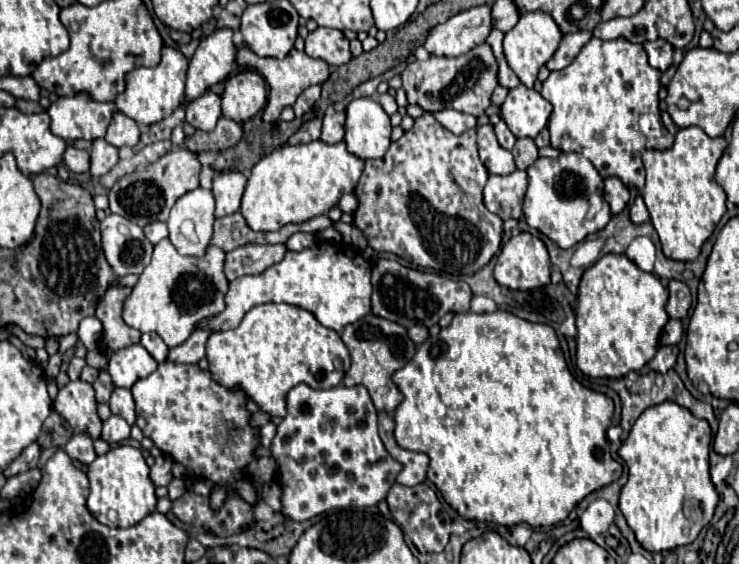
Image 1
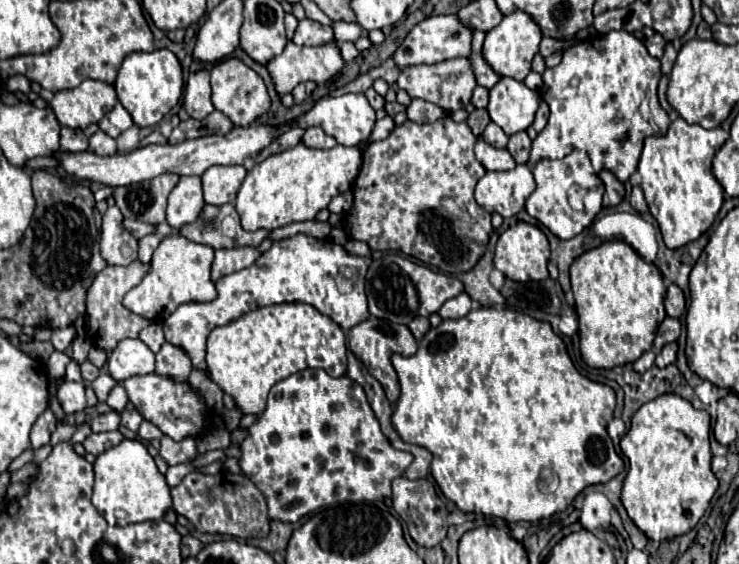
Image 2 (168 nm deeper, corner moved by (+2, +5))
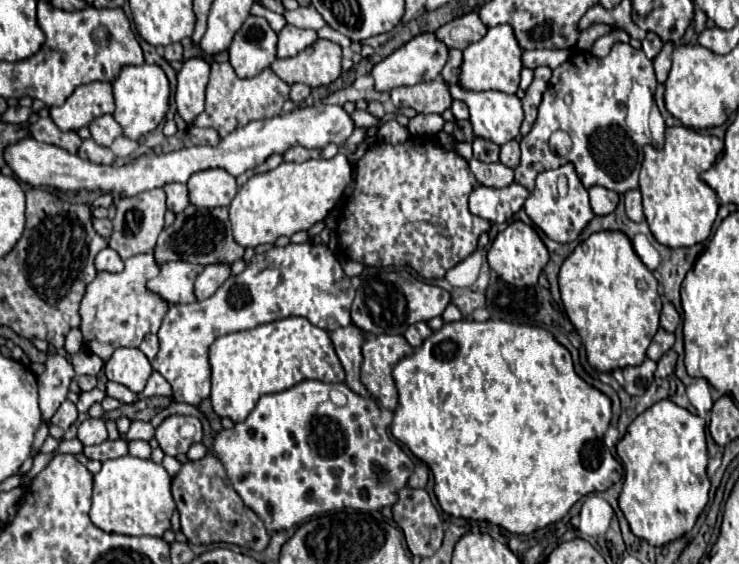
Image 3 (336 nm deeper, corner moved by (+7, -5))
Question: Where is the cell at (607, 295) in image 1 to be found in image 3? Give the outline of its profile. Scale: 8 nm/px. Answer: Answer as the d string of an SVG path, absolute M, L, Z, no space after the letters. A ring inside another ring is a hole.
M600 231L582 241L562 263L558 283L566 315L582 339L592 369L610 373L646 359L646 349L658 331L662 301L656 277L644 267L624 233ZM640 279L648 283L646 291L636 287Z

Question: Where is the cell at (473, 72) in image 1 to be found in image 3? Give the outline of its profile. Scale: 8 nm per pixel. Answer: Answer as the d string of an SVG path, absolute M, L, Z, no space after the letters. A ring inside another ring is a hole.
M422 81L412 87L396 87L390 91L396 109L412 107L416 113L444 113L452 107L452 95L446 81Z

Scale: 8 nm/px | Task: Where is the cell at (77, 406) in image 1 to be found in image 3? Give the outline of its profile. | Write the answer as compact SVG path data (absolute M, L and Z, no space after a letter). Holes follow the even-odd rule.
M66 399L60 405L60 409L54 413L52 423L58 425L58 427L62 427L62 429L68 429L76 419L78 419L78 409L76 409L76 405L70 399Z

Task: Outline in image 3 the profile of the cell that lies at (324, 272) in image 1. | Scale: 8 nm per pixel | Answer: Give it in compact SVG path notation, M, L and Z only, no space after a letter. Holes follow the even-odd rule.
M302 243L272 247L266 253L258 253L250 259L240 275L226 279L218 291L190 305L172 305L162 319L158 331L160 351L152 361L152 367L172 385L174 399L190 405L210 397L210 343L226 333L254 329L262 323L284 319L290 315L306 317L316 327L334 331L338 327L352 325L350 307L358 287L358 277L348 277L332 251L320 243Z

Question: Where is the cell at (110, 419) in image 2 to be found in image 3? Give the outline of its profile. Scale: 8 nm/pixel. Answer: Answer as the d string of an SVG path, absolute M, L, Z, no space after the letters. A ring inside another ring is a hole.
M86 419L84 423L80 423L78 427L78 439L84 445L98 445L102 441L108 439L108 431L102 419Z

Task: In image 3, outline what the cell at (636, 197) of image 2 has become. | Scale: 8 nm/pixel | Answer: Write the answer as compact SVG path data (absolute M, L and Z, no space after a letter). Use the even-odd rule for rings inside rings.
M632 189L632 191L626 191L624 193L626 197L626 215L632 219L632 221L644 221L644 213L642 213L642 201L640 201L640 191L638 189Z

